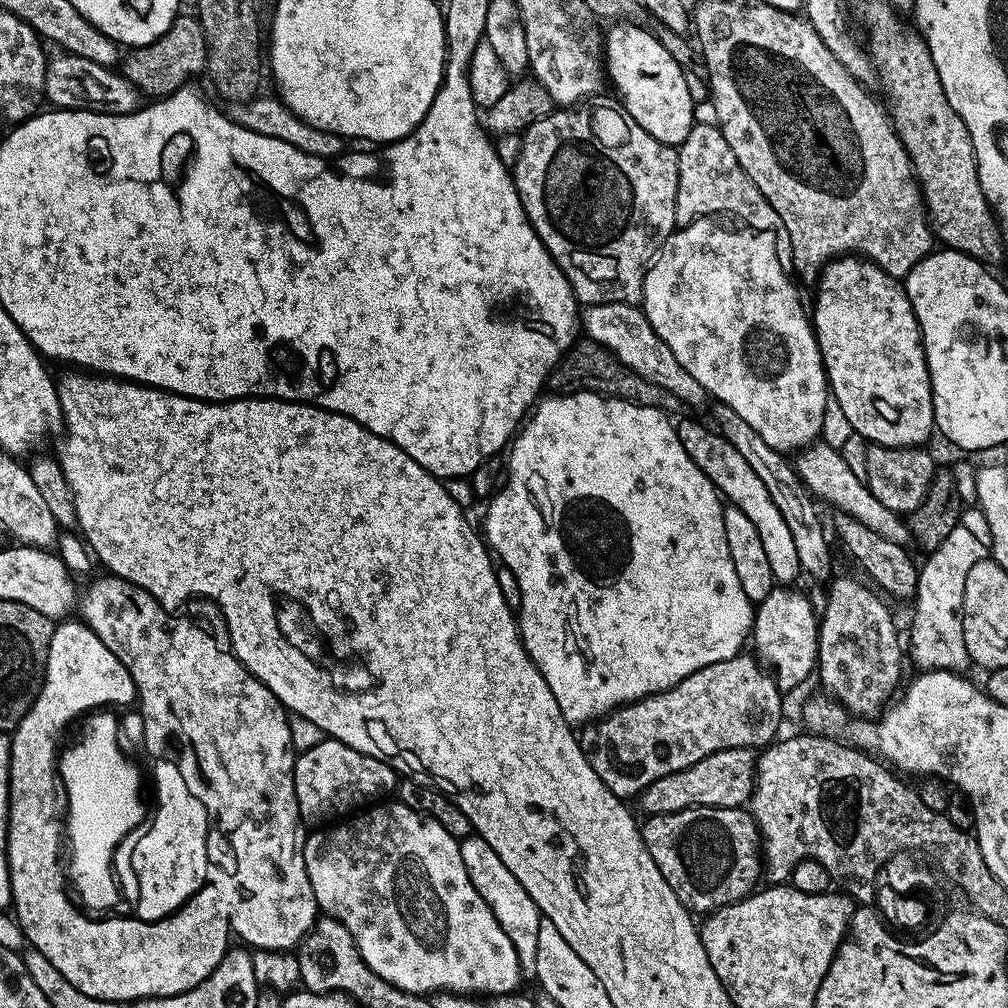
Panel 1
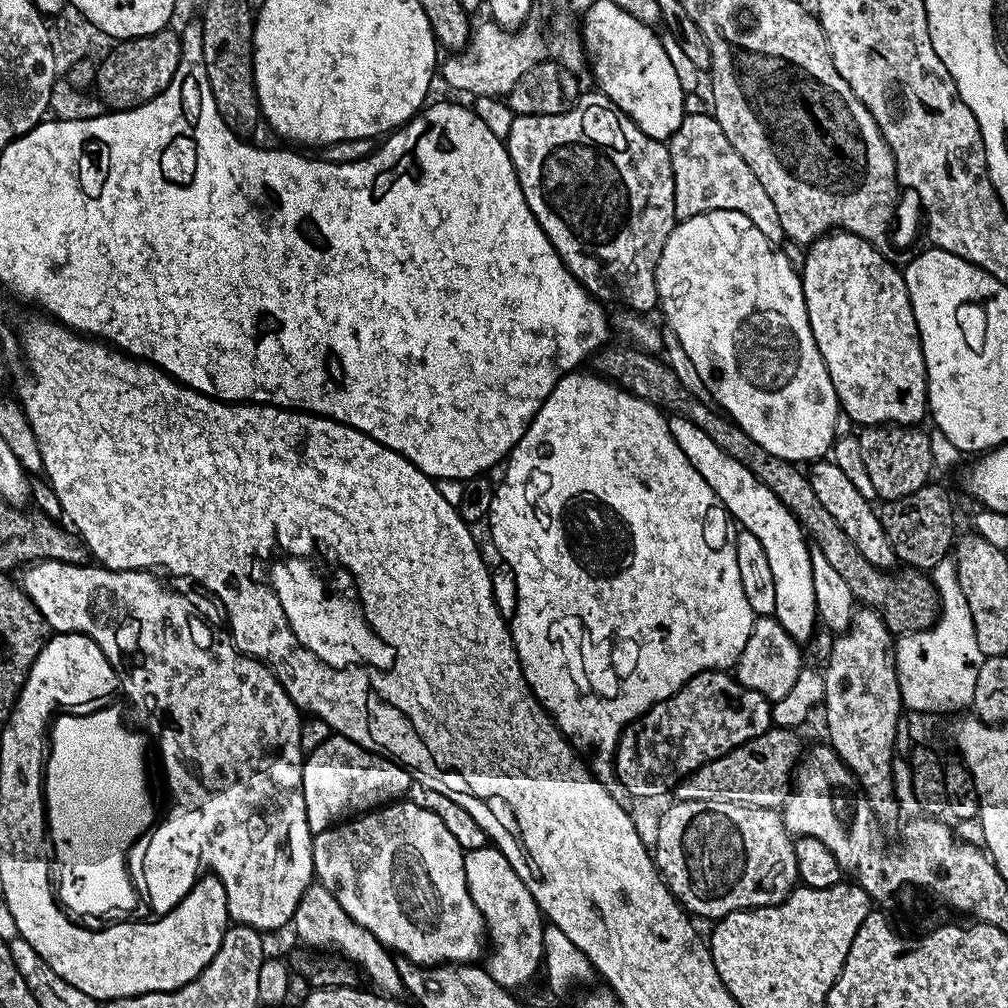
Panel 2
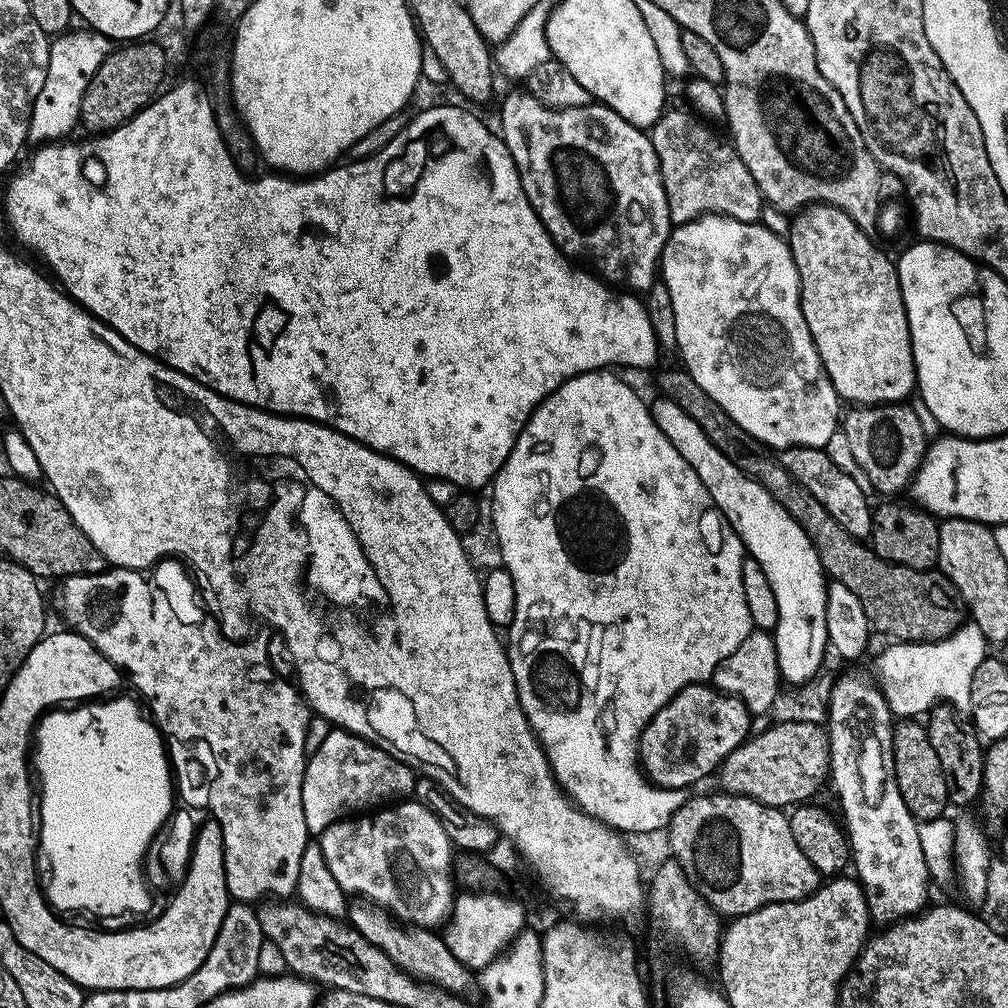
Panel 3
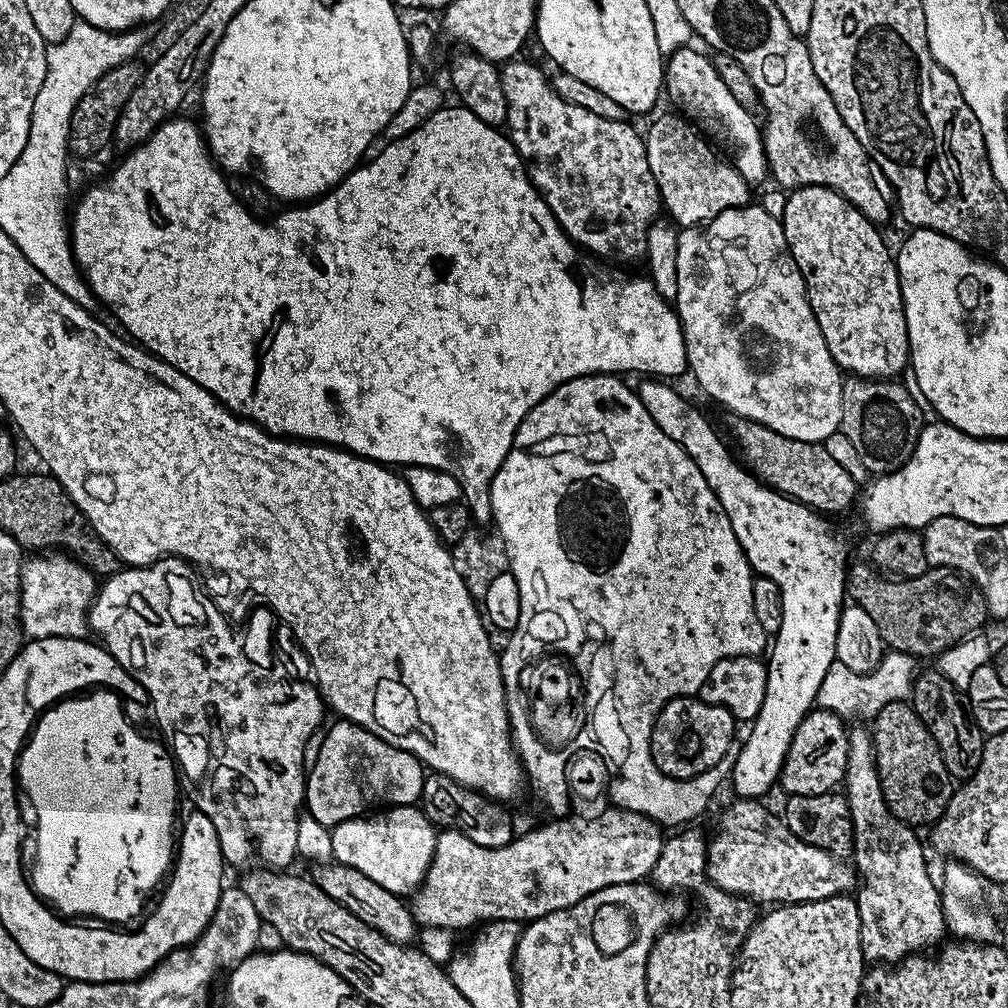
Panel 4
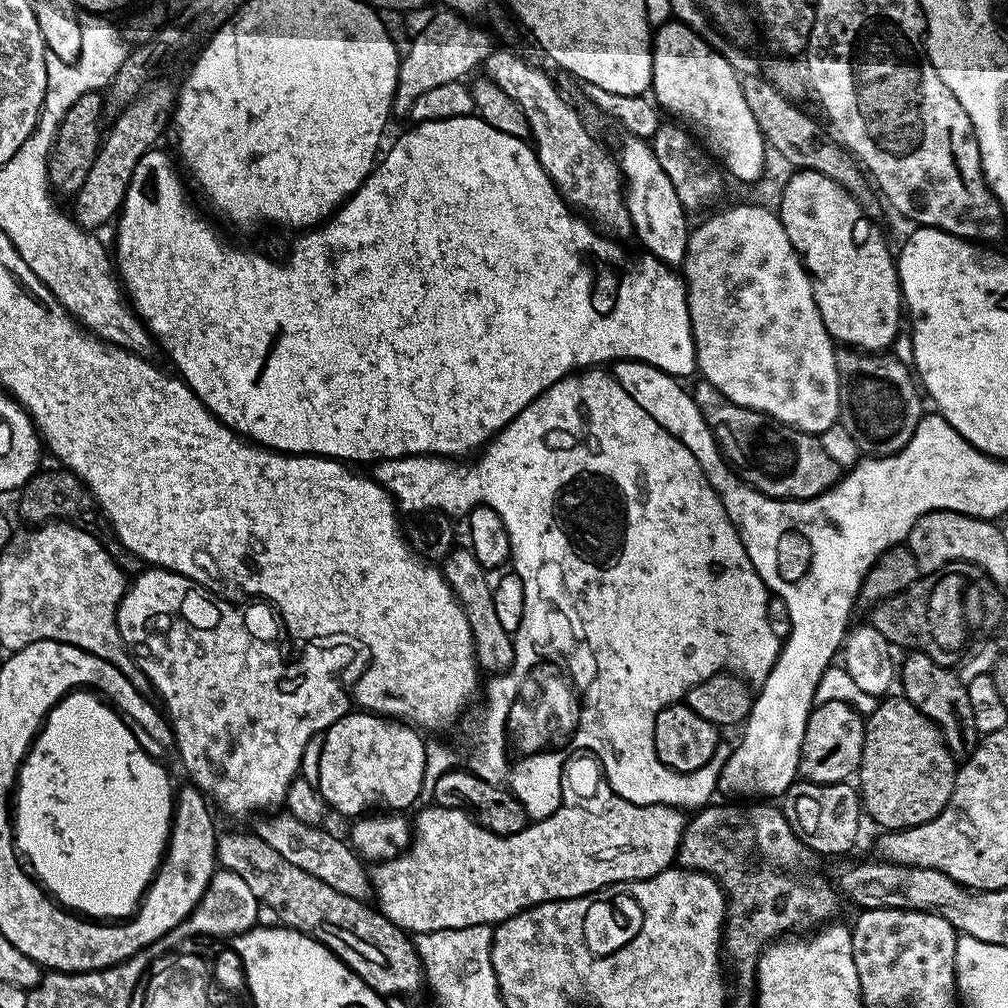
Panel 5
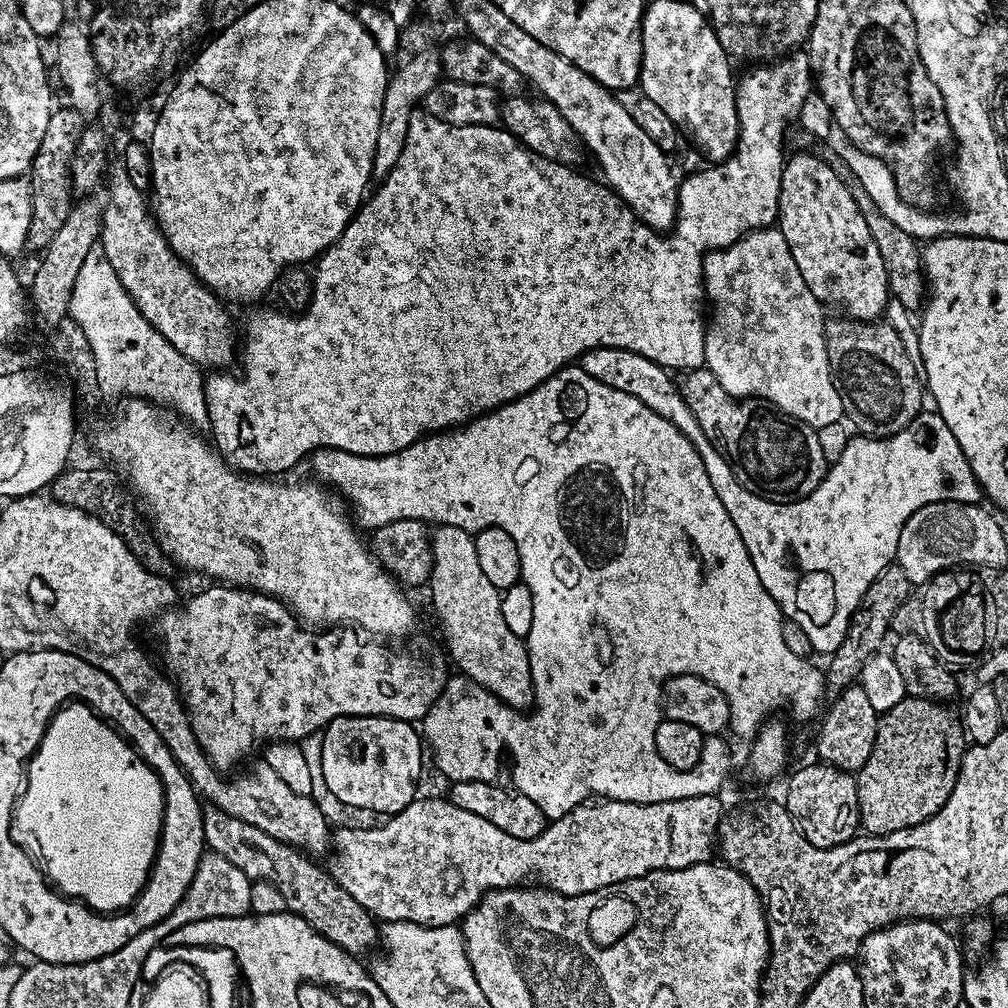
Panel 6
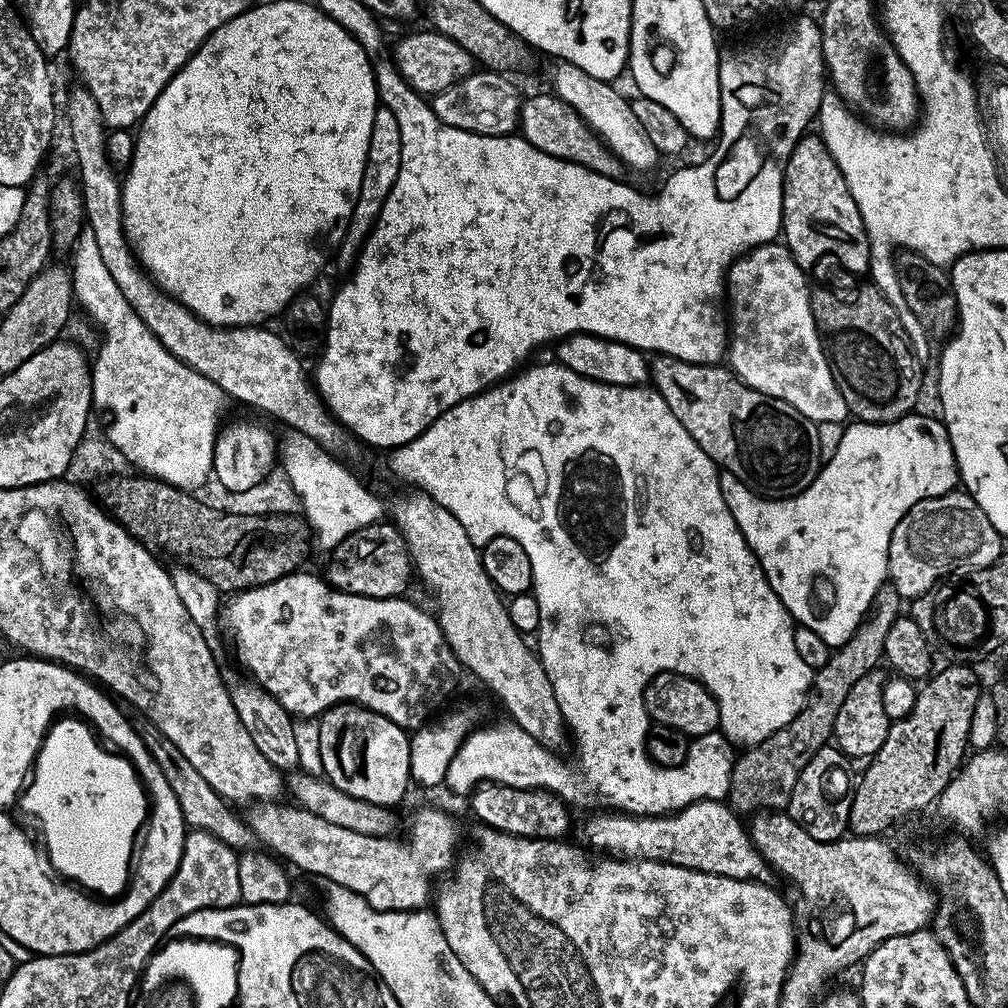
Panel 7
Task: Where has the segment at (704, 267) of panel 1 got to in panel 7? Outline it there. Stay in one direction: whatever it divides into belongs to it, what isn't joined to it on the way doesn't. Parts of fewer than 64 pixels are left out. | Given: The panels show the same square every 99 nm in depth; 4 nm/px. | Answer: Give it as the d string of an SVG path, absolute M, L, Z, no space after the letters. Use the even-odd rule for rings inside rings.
M783 242L759 244L746 256L738 256L726 273L726 308L730 313L730 339L726 349L726 364L733 376L743 384L766 394L790 402L798 414L816 424L838 422L844 424L850 413L842 390L834 382L828 365L820 332L812 313L813 289L808 288L805 269L801 268L794 254Z

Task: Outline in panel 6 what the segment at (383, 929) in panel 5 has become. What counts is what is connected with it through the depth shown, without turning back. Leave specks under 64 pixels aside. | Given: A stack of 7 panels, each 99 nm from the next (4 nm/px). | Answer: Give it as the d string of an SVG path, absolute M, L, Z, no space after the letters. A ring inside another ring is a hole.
M208 806L203 809L203 813L202 830L207 851L222 854L222 858L226 858L226 862L238 866L238 870L242 870L242 874L246 874L249 880L268 881L277 887L285 899L287 911L294 913L295 916L301 916L315 932L337 944L344 952L349 952L352 956L360 958L363 957L363 952L370 951L375 944L377 947L377 921L361 904L354 902L354 898L350 894L346 894L346 890L342 890L342 886L338 886L338 882L332 877L332 873L327 867L319 868L318 865L311 864L308 861L311 859L299 848L293 848L291 844L281 844L278 838L270 838L270 834L266 834L266 830L258 830L258 826L250 826L238 818L230 818L230 814L226 814L226 810Z

